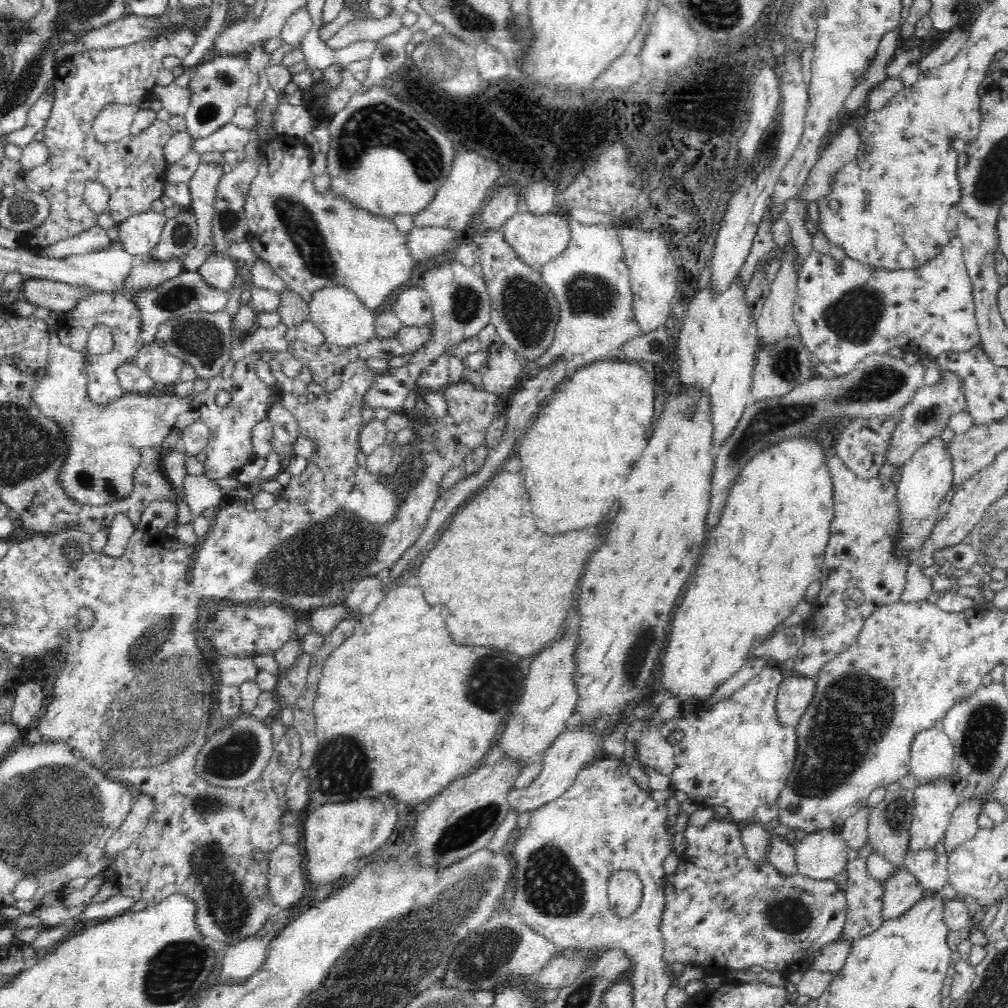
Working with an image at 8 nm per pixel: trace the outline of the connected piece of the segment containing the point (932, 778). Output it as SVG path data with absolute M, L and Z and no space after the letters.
M941 726L930 728L930 730L922 730L912 741L909 773L915 776L918 784L932 784L932 782L944 781L952 776L954 756L954 745Z

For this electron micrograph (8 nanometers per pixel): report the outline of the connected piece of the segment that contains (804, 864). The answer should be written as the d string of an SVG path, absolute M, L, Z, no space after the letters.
M832 831L807 834L795 846L797 872L817 881L833 880L847 865L849 849L845 840Z

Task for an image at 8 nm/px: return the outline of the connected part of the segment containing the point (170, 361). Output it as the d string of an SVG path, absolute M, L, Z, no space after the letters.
M142 345L135 355L135 364L154 382L164 385L179 382L183 361L166 352L160 345Z

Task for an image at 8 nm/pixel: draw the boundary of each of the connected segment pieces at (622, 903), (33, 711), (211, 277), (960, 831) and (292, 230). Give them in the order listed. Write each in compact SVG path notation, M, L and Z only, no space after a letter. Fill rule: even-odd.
M626 872L614 873L608 882L608 898L610 906L616 913L627 917L637 909L641 899L641 882L634 874Z
M29 681L18 686L14 692L11 722L20 728L27 728L43 713L42 706L46 703L47 698L38 684Z
M217 252L208 257L197 273L210 288L227 294L234 286L238 274L234 259Z
M964 798L953 812L948 831L943 838L945 854L950 856L958 846L971 840L979 829L977 818L982 813L983 800Z
M279 134L276 138L267 140L262 144L260 152L258 152L258 158L256 158L255 175L249 182L243 202L244 215L246 215L249 225L249 244L254 249L258 258L267 262L272 267L272 270L280 277L280 280L284 282L286 288L292 289L294 292L302 295L302 299L306 300L306 302L308 302L311 297L313 290L321 286L340 285L354 291L354 293L362 299L364 305L375 312L390 298L390 295L394 291L400 290L407 282L412 280L411 275L418 262L409 253L404 235L398 230L391 219L382 214L373 214L361 208L356 205L356 203L350 201L346 195L336 193L334 189L330 190L330 188L328 188L325 192L320 192L320 190L316 188L316 184L314 184L314 174L312 174L312 168L310 168L313 158L310 154L310 146L306 144L303 139L292 138L292 136L286 136L286 134Z

